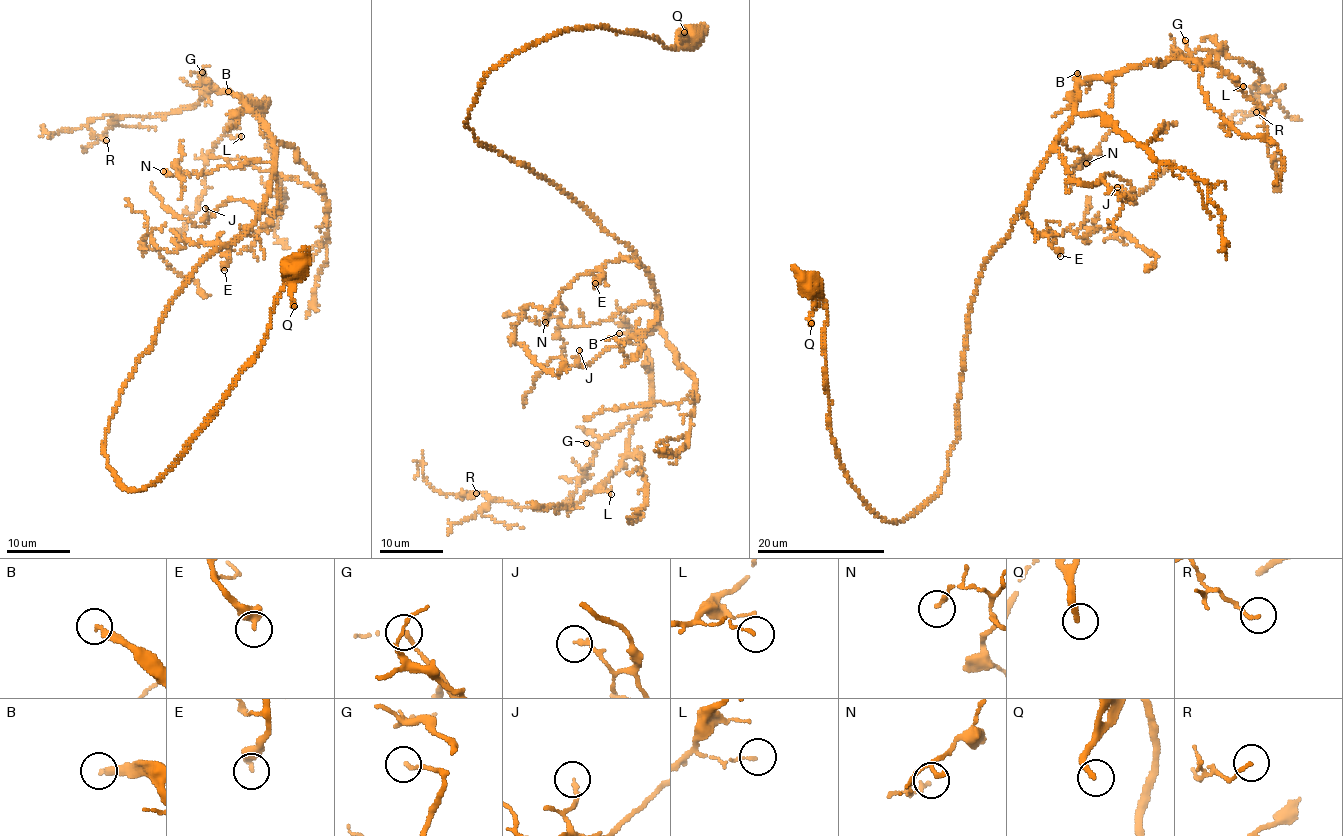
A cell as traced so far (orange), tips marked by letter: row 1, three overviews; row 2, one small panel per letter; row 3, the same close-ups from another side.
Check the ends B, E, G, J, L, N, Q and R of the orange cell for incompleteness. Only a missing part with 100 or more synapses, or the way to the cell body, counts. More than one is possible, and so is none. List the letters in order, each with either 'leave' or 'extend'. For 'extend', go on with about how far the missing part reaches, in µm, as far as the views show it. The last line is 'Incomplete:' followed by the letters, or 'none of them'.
B: extend; missing 140 µm
E: leave
G: leave
J: leave
L: leave
N: leave
Q: leave
R: leave
Incomplete: B

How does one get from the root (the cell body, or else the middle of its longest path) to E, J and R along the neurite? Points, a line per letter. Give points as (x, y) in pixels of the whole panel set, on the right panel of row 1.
E: (807, 284), (826, 308), (837, 456), (868, 506), (897, 523), (946, 474), (981, 269), (1021, 209), (1060, 256)
J: (807, 284), (841, 467), (901, 521), (946, 474), (968, 309), (1040, 164), (1055, 149), (1072, 180), (1117, 187)
R: (807, 284), (841, 467), (901, 521), (946, 474), (981, 269), (1077, 86), (1204, 49), (1259, 72), (1256, 112)

